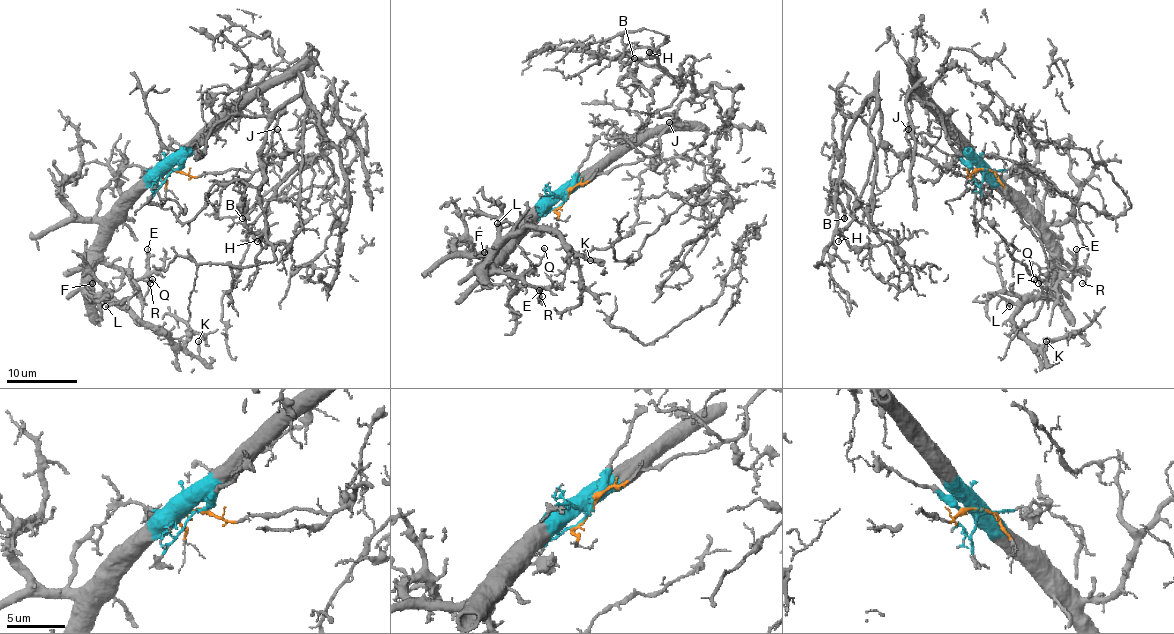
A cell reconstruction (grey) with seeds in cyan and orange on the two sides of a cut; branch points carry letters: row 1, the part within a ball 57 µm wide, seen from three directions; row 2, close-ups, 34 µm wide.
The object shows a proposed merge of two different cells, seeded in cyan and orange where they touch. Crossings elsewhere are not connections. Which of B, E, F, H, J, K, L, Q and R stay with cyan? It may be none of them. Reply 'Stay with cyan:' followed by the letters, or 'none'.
Stay with cyan: E, F, K, L, Q, R

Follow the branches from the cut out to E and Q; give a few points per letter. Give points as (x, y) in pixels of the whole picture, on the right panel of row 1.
E: (984, 171), (1037, 229), (1050, 254), (1069, 278), (1076, 271), (1076, 248)
Q: (984, 171), (1037, 229), (1058, 263), (1062, 273), (1057, 296), (1050, 292), (1042, 280), (1034, 278)

